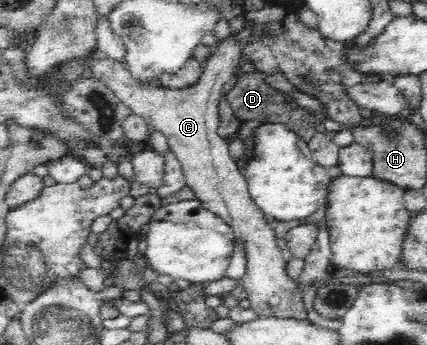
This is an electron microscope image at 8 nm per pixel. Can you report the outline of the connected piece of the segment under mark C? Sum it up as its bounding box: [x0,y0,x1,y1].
[89,32,309,320]

